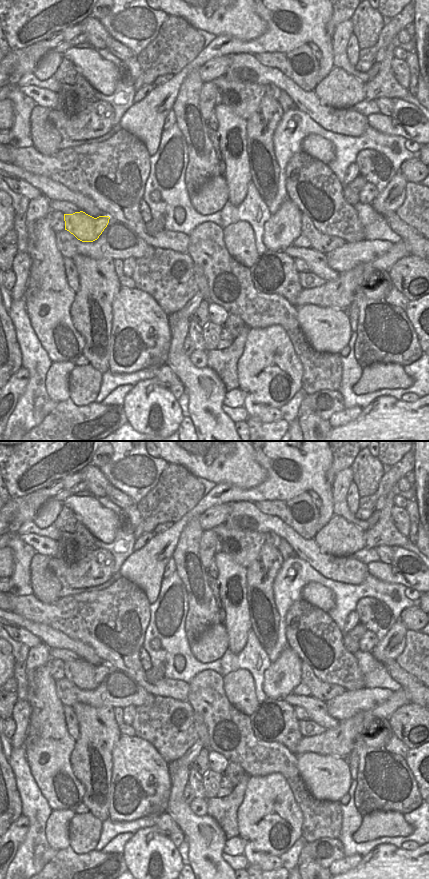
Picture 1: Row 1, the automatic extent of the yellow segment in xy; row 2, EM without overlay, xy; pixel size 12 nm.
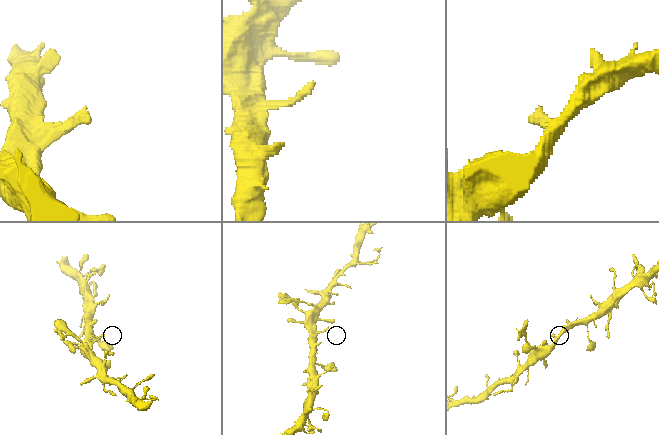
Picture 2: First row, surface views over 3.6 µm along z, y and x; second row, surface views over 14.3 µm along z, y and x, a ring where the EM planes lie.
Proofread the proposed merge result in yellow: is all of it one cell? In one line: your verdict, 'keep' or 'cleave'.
keep

